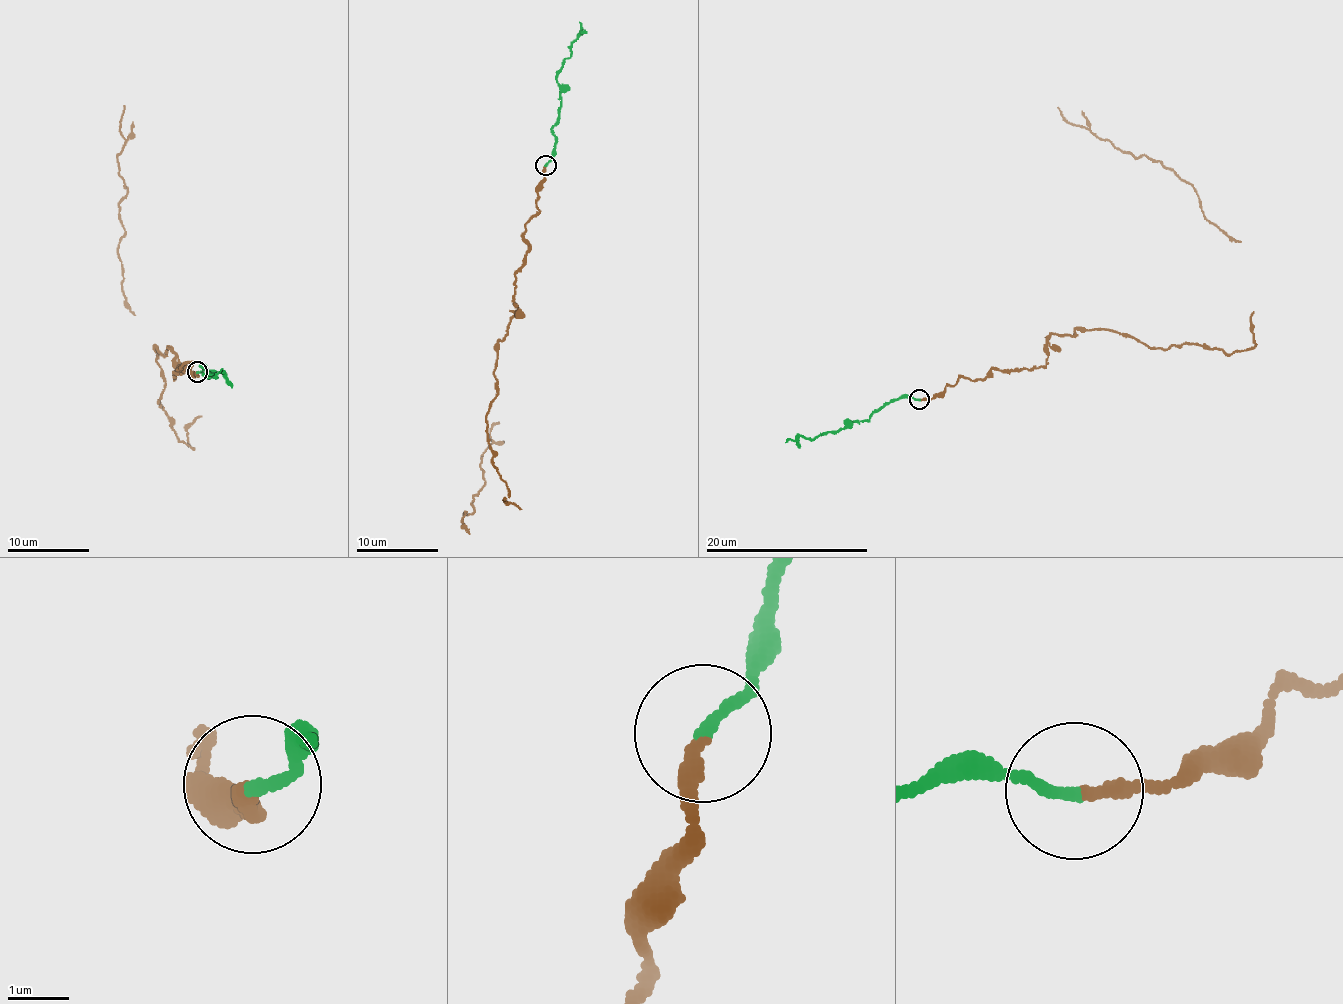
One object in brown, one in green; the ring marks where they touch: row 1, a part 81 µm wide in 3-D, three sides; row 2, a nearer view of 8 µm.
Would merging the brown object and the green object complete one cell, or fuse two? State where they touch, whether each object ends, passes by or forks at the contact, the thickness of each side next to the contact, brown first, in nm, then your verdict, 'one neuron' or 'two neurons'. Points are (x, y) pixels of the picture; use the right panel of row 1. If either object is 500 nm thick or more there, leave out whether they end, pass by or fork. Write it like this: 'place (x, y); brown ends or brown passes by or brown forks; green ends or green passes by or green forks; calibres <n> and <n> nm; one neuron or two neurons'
place (919, 399); brown ends; green ends; calibres 240 and 180 nm; one neuron

